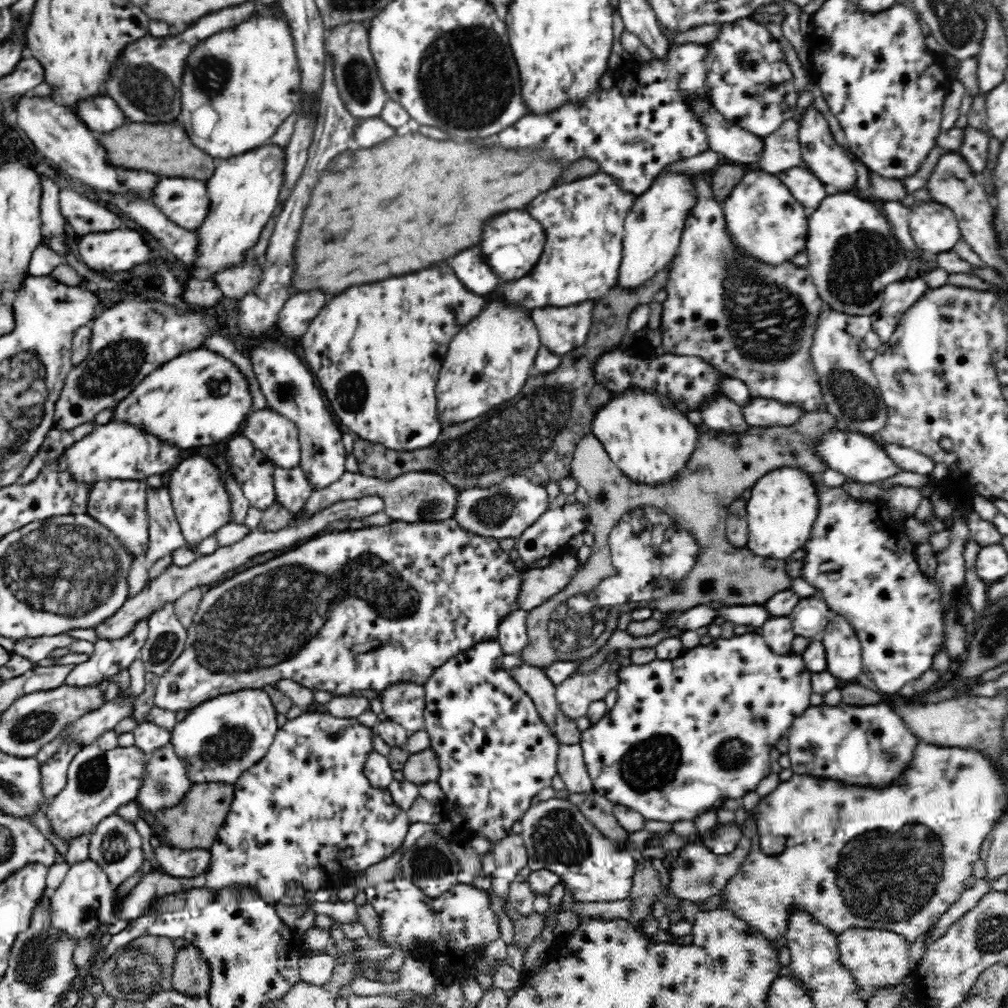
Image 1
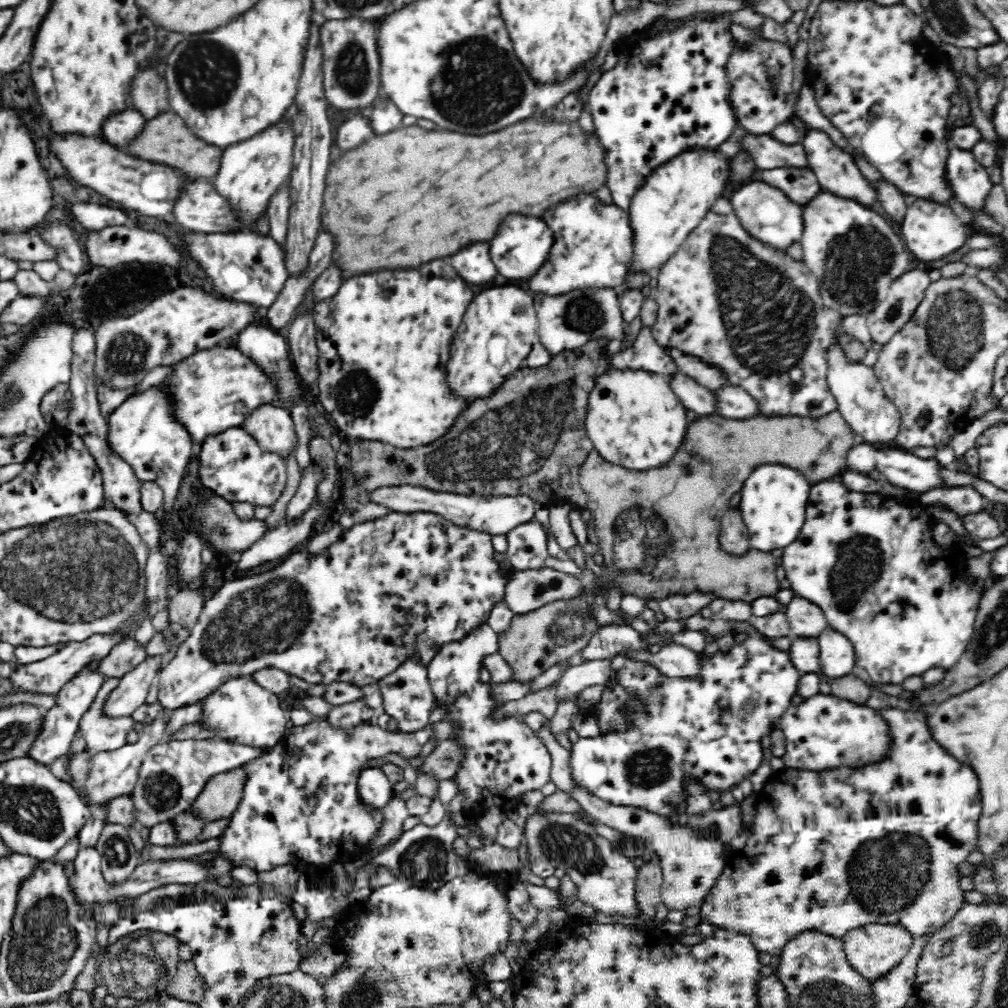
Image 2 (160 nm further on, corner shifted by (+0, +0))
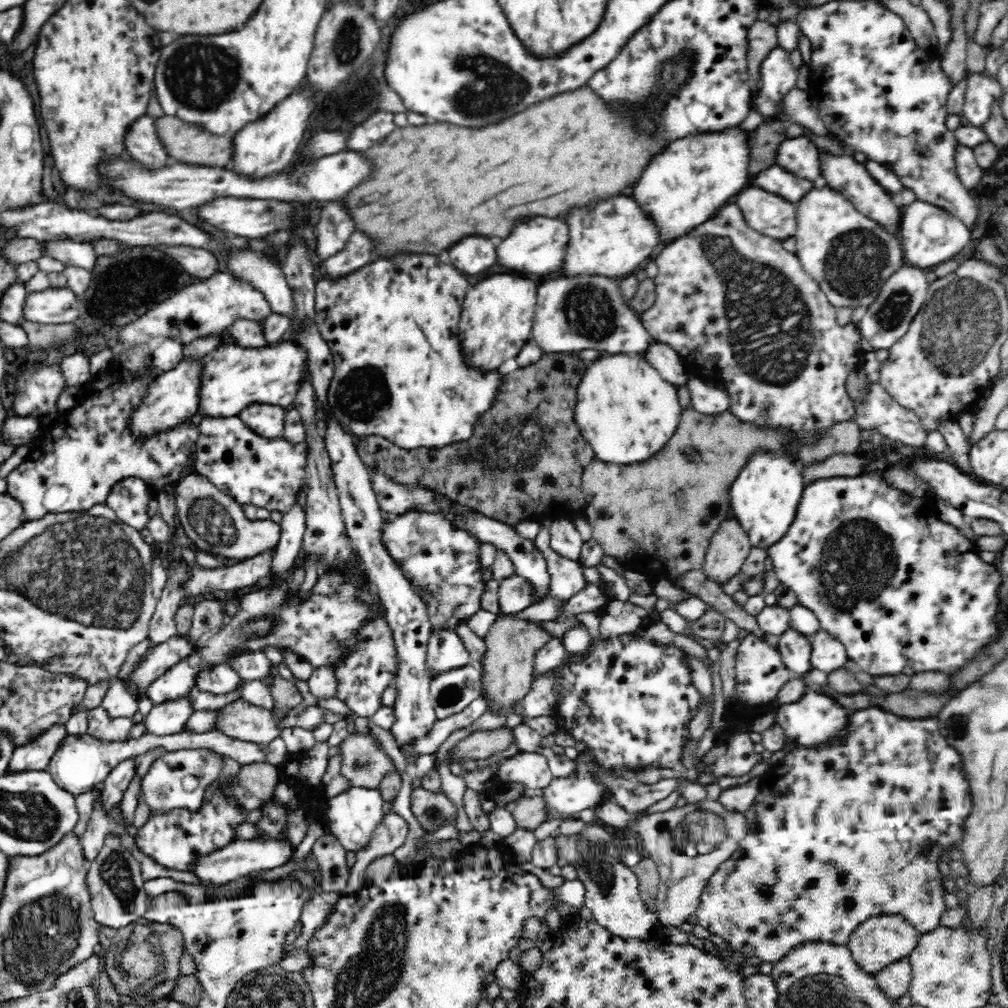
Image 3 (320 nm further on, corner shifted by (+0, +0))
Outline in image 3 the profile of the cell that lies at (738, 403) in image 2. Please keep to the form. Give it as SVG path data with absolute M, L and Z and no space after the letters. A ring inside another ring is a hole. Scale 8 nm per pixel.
M692 374L687 388L690 393L691 407L705 415L722 414L732 408L732 397L725 390L716 388L712 383Z

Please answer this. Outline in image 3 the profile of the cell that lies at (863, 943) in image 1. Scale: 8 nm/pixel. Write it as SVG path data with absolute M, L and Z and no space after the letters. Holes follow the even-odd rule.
M898 914L893 917L874 917L857 926L854 932L850 933L845 946L850 950L854 962L864 972L874 975L880 970L884 970L892 962L910 956L916 949L919 935L919 932Z

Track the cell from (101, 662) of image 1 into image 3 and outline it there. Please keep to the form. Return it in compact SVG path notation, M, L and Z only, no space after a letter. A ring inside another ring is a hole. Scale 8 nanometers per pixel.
M64 723L51 724L48 730L36 736L32 742L17 746L8 770L46 770L52 756L68 736Z

